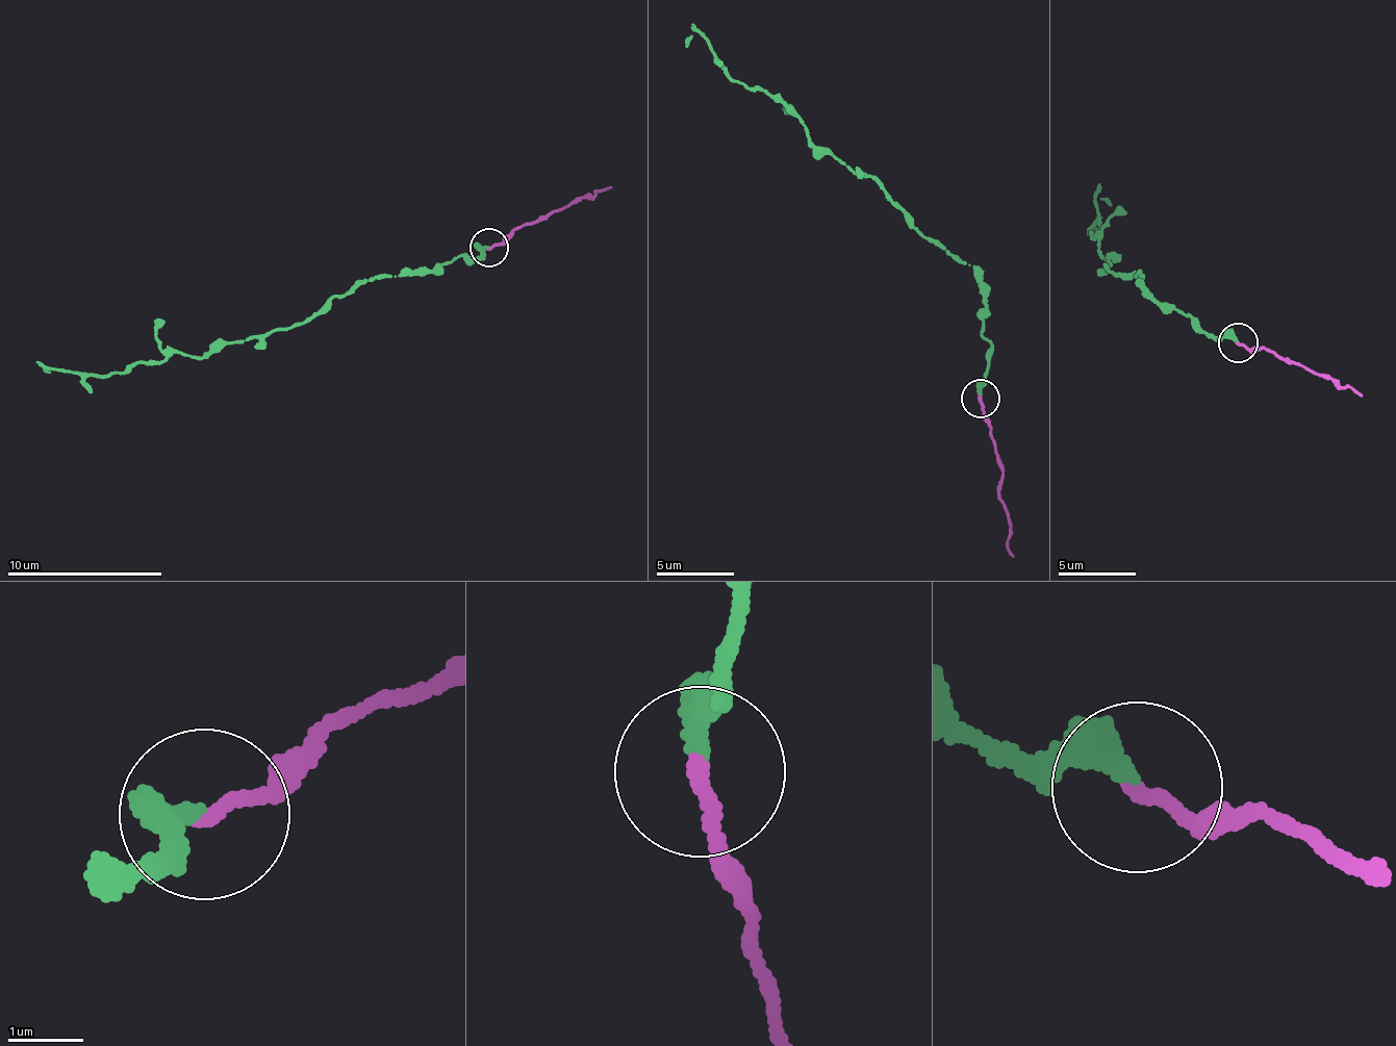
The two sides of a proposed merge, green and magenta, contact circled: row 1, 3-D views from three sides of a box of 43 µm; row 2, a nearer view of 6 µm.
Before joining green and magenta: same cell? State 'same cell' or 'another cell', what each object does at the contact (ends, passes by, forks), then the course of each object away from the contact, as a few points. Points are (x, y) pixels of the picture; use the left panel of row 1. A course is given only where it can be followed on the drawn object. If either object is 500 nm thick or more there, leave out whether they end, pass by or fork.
same cell | green passes by | magenta ends | green via (490, 248), (423, 276), (373, 275), (298, 324), (222, 342), (203, 356), (168, 355), (120, 373), (48, 372) | magenta via (490, 248), (524, 224), (547, 218), (610, 188)

